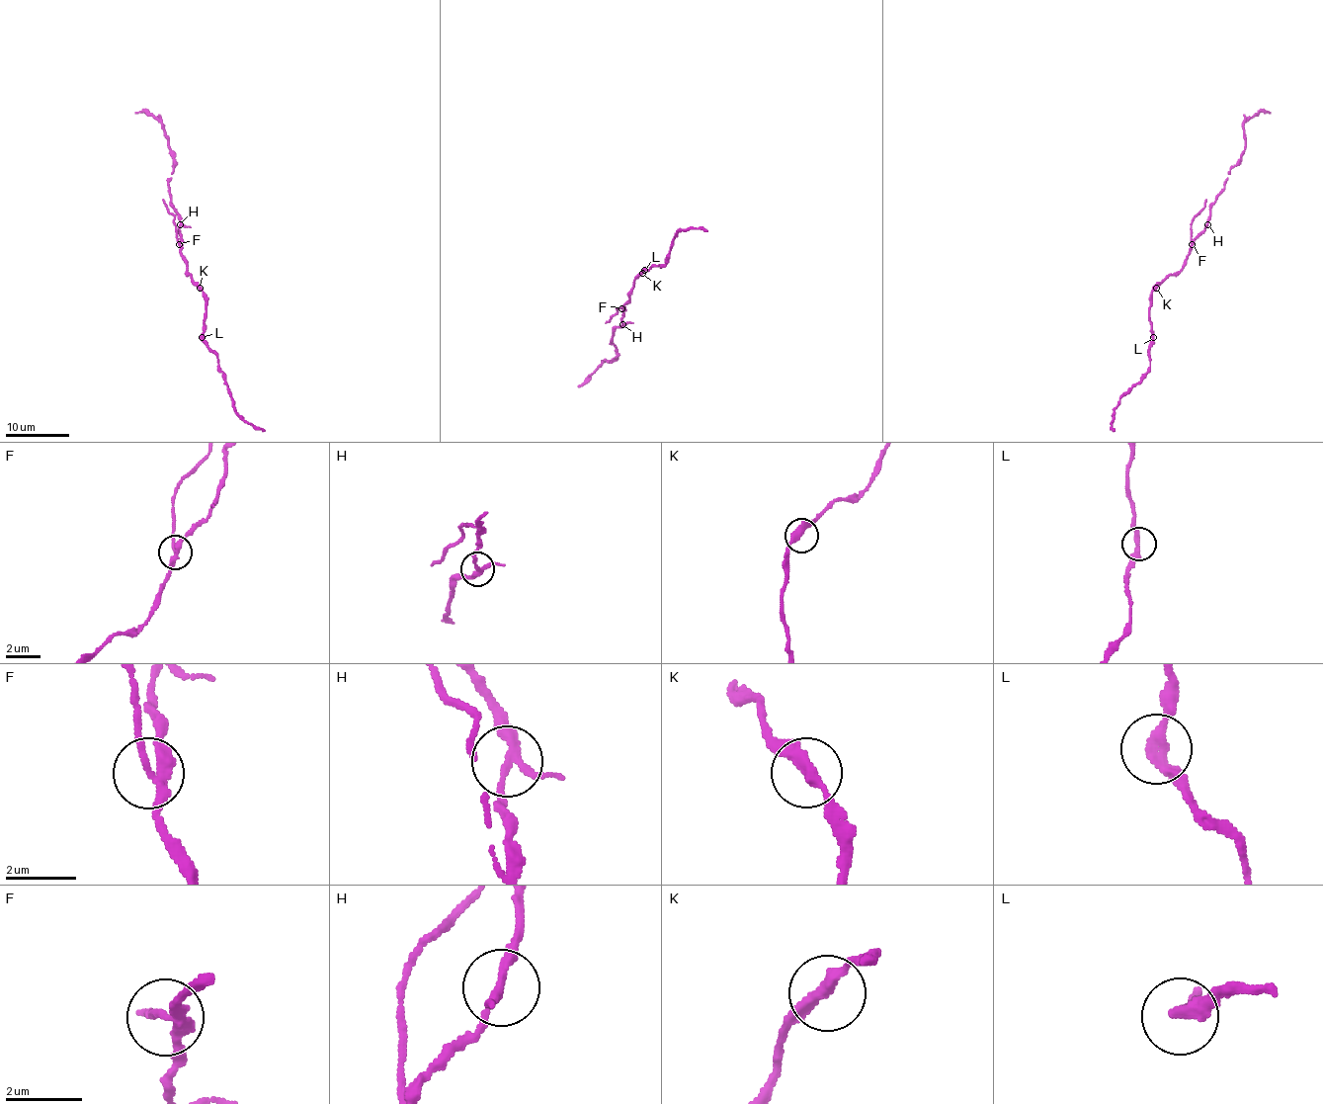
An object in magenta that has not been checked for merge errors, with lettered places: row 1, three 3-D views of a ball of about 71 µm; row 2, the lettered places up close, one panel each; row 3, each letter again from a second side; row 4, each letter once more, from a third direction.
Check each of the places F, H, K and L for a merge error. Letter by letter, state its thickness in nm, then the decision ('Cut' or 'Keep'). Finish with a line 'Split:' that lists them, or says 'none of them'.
F: Thickness 240 nm. Cut
H: Thickness 200 nm. Keep
K: Thickness 320 nm. Keep
L: Thickness 320 nm. Keep
Split: F

